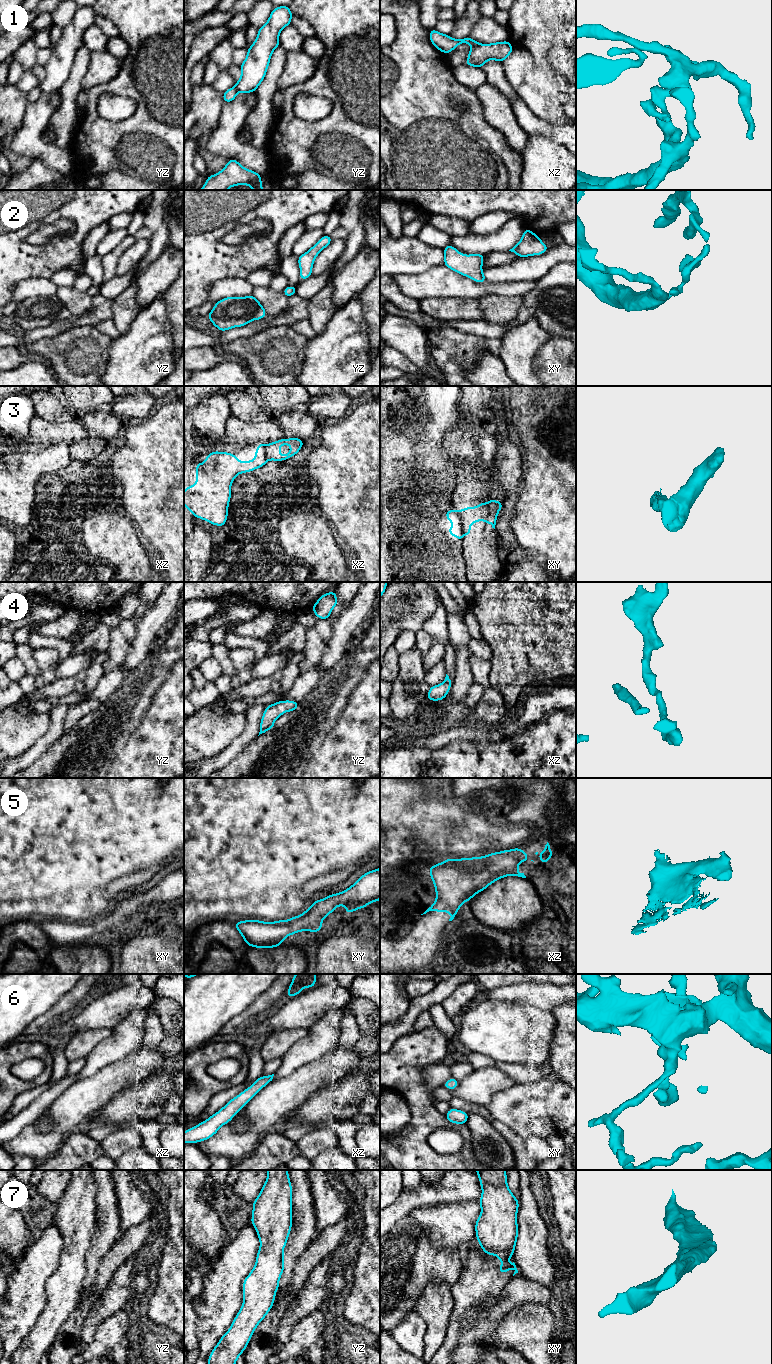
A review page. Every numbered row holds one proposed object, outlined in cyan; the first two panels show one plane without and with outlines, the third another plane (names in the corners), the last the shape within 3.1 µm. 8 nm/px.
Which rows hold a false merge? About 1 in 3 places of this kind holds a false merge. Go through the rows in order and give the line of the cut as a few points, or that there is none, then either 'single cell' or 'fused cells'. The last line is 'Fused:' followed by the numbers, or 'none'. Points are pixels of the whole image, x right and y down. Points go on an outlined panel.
1: cut xz (481, 44), (472, 48); fused cells
2: cut none; single cell
3: cut xy (457, 511), (463, 534); fused cells
4: cut none; single cell
5: cut none; single cell
6: cut none; single cell
7: cut xy (488, 1254), (504, 1253), (508, 1258); fused cells
Fused: 1, 3, 7

